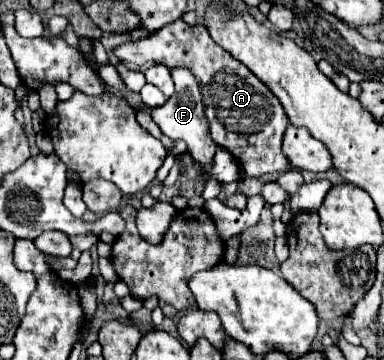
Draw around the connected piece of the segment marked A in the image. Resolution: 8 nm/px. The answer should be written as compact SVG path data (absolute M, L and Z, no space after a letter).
M178 19L164 25L158 33L116 47L114 55L132 65L164 63L170 69L190 69L206 101L206 117L210 121L210 135L214 143L226 147L238 159L246 175L262 177L290 167L288 157L282 153L282 137L288 127L288 115L282 103L244 63L236 61L236 57L218 45L206 27L188 25Z

